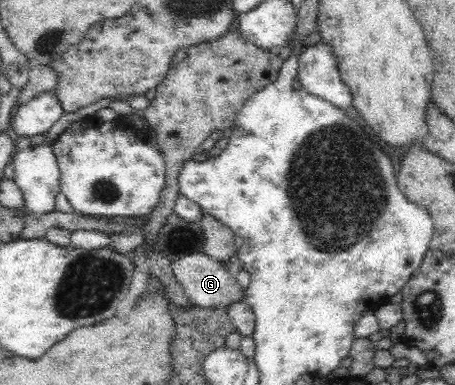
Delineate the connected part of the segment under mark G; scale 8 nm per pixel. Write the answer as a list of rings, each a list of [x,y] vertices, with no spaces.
[[[191,252],[177,259],[169,259],[169,263],[171,263],[171,272],[182,285],[185,295],[198,308],[225,308],[231,301],[245,296],[245,291],[237,284],[234,273],[227,271],[222,262],[209,257],[206,253]]]

